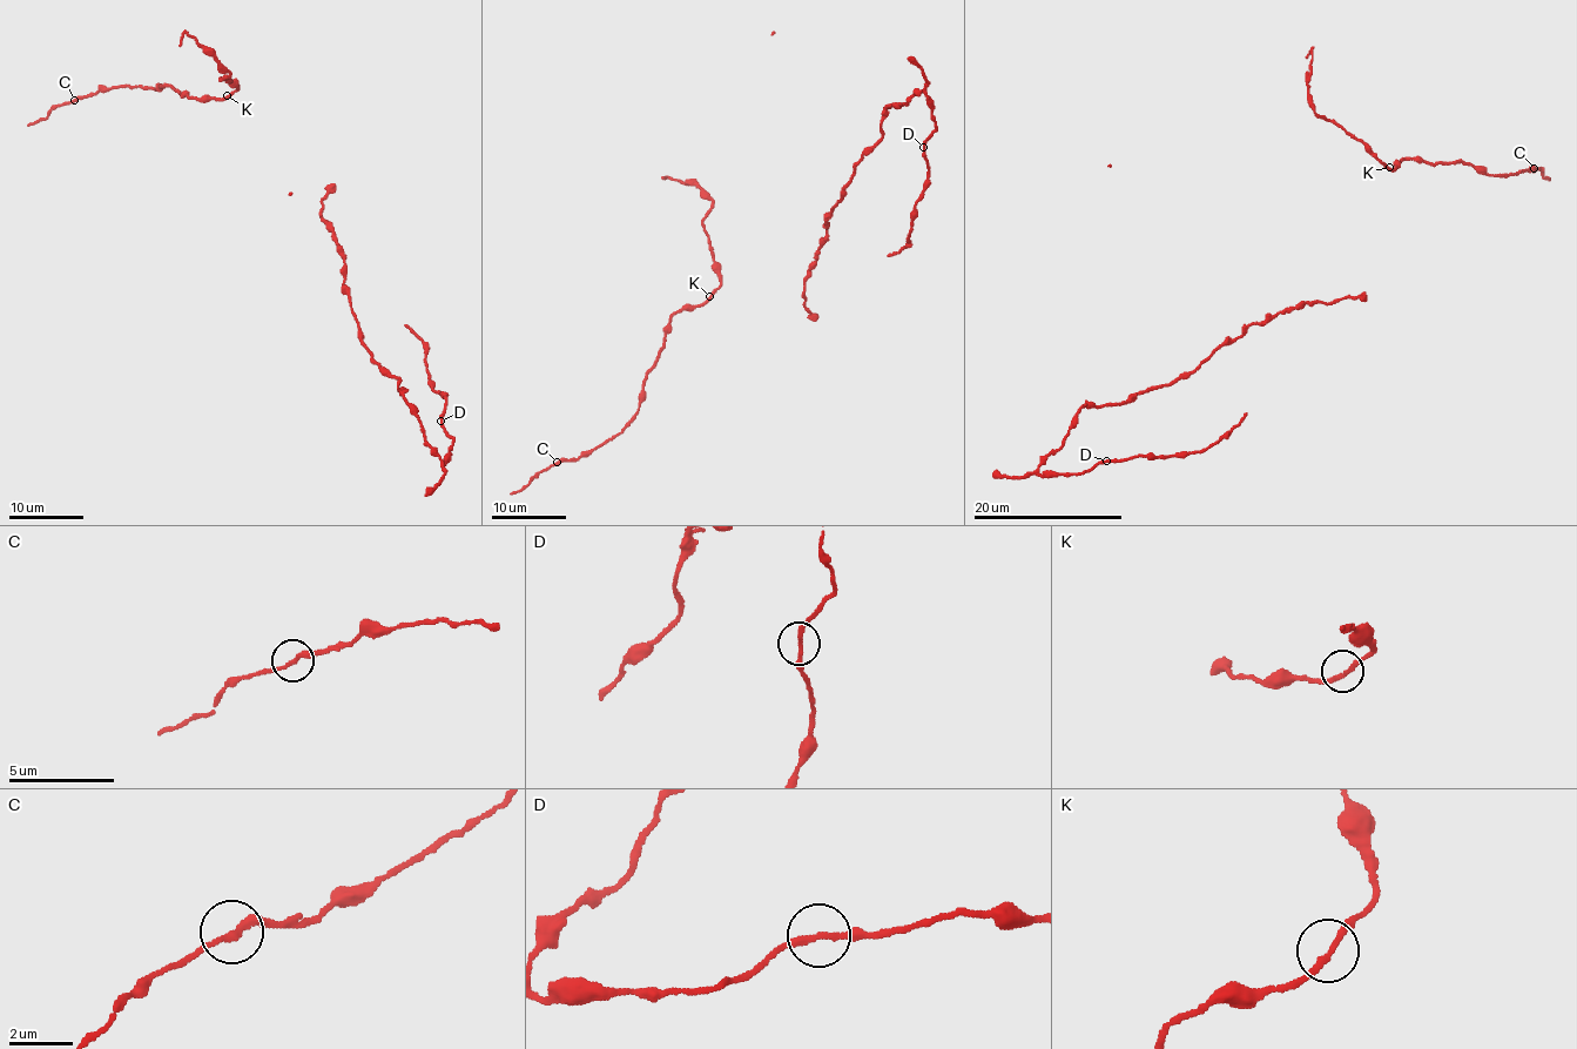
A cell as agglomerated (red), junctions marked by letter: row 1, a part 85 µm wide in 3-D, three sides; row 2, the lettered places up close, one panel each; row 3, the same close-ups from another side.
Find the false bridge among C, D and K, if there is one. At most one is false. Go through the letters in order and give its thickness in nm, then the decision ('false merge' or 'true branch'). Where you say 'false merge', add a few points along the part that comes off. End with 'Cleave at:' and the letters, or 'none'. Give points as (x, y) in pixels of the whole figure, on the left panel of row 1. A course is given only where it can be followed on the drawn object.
C: 190 nm | true branch
D: 190 nm | true branch
K: 200 nm | true branch
Cleave at: none

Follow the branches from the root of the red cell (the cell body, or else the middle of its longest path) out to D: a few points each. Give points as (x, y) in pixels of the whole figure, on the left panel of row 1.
D: (338, 249), (361, 340), (371, 360), (399, 380), (398, 391), (443, 464), (453, 438), (440, 421)

